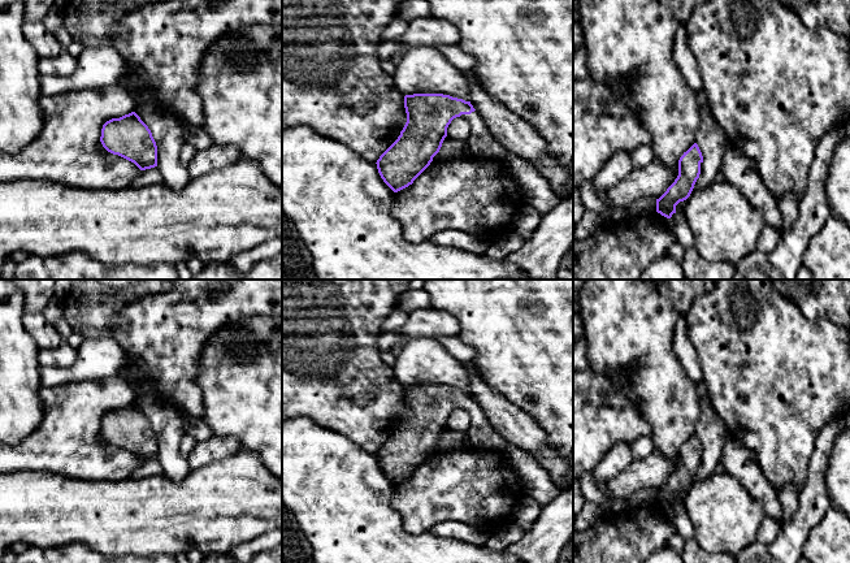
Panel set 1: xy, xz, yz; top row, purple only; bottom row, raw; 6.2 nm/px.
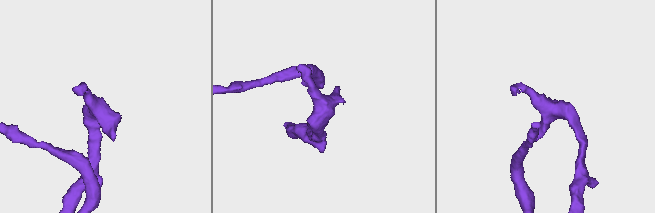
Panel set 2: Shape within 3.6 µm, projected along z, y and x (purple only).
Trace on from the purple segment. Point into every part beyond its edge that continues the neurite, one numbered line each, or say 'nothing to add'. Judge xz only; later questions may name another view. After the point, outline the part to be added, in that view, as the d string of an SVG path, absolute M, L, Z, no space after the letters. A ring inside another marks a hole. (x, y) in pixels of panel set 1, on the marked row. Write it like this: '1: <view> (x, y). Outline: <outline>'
1: xz (480, 143). Outline: M474 111L470 114L461 114L469 124L469 137L465 140L470 156L504 161L507 150L491 135L482 116Z

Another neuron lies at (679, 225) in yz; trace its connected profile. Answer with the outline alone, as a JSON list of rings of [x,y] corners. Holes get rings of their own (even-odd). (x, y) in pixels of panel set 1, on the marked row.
[[[673,213],[669,218],[669,226],[680,244],[682,244],[685,248],[694,246],[694,238],[684,215]]]

